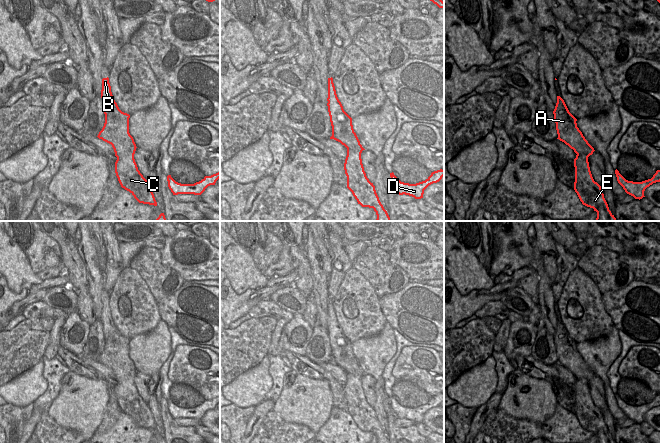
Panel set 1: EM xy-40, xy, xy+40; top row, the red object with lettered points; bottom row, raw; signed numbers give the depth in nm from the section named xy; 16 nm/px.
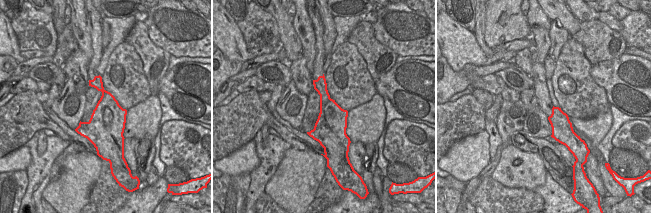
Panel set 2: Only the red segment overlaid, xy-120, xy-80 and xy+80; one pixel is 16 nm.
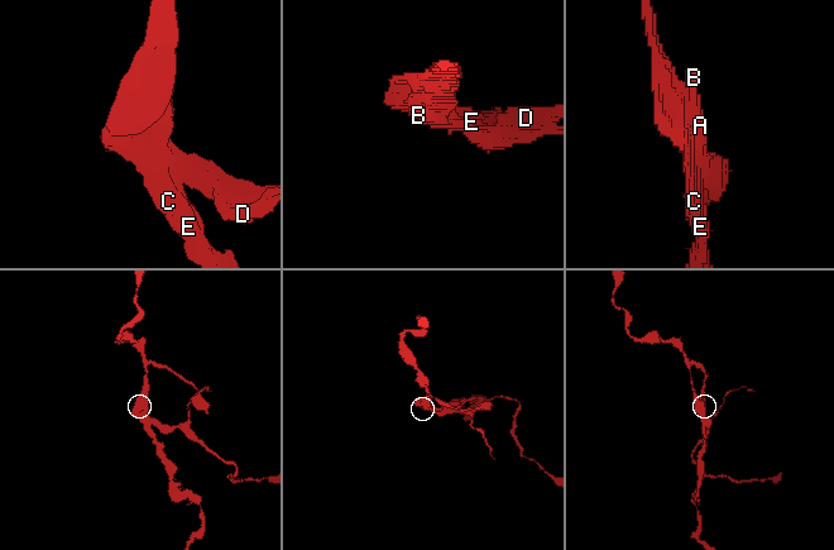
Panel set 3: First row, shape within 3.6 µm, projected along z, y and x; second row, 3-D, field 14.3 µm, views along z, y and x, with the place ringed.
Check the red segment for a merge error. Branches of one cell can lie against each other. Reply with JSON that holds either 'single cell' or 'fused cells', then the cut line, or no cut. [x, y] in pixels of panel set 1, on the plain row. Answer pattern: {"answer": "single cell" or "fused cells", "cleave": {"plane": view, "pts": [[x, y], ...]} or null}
{"answer": "fused cells", "cleave": {"plane": "xy-40", "pts": [[134, 375], [127, 375], [123, 381], [117, 384]]}}

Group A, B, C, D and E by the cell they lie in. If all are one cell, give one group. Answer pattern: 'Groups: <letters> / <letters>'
Groups: A B D / C E.

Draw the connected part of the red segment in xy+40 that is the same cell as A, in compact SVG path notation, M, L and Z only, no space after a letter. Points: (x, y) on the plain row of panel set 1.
M557 320L553 335L556 354L560 365L568 369L577 379L590 380L595 375L577 351L577 343L569 336L564 324Z

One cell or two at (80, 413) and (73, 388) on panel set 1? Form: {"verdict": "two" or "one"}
{"verdict": "one"}

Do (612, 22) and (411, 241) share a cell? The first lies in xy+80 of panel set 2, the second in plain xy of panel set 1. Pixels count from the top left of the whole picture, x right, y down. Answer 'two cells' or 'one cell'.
two cells

